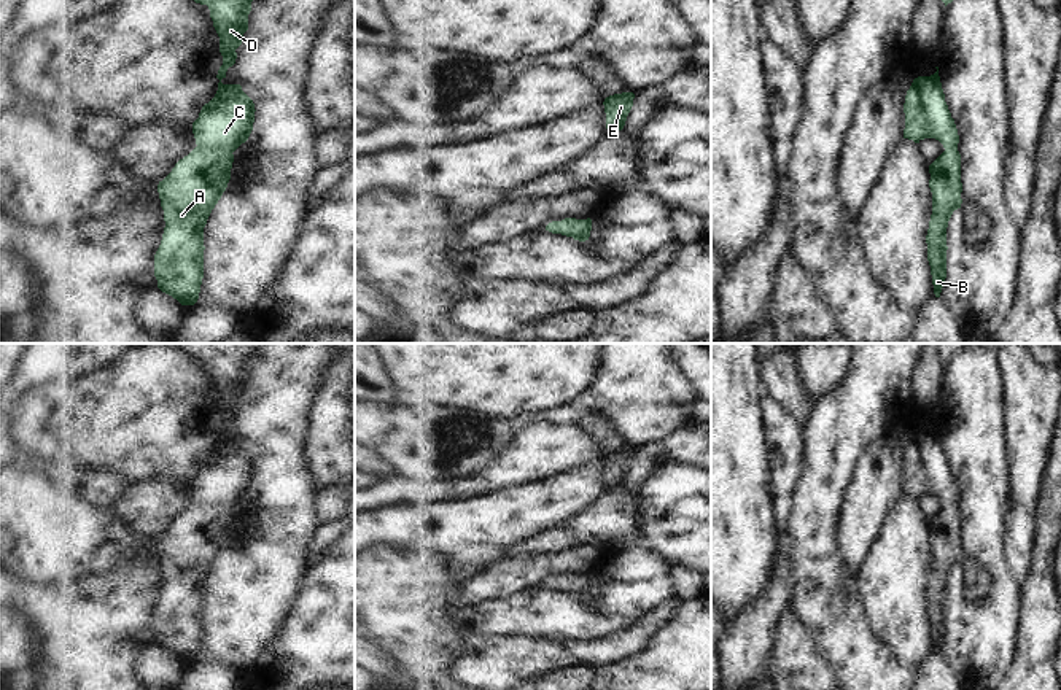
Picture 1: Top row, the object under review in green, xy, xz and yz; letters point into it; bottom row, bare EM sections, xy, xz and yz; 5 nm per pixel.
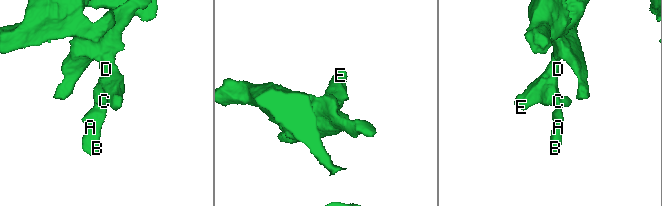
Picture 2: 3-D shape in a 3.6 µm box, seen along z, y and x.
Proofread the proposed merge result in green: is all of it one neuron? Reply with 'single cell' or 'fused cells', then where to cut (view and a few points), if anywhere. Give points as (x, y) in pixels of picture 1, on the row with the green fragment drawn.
single cell | no cut

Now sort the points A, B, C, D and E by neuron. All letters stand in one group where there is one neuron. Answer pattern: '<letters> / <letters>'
A B C D E

